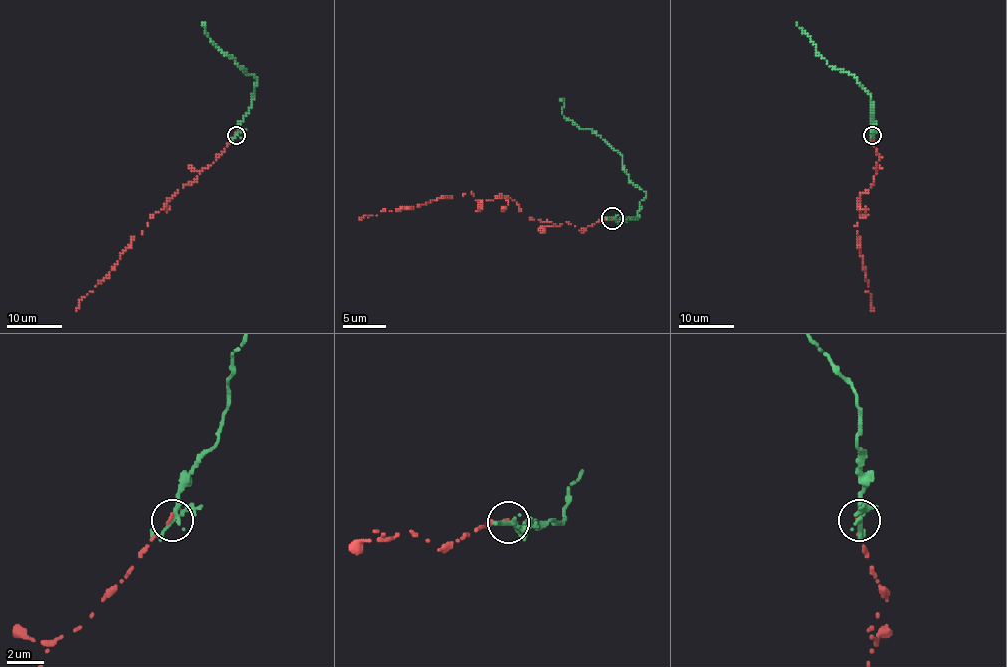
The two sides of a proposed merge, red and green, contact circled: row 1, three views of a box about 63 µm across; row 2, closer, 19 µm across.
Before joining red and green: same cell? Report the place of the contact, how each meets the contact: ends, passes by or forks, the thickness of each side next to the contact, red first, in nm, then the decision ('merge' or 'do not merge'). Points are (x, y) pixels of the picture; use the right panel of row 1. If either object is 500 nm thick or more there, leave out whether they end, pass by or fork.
(872, 135) | red ends | green forks | 200/240 nm | merge

